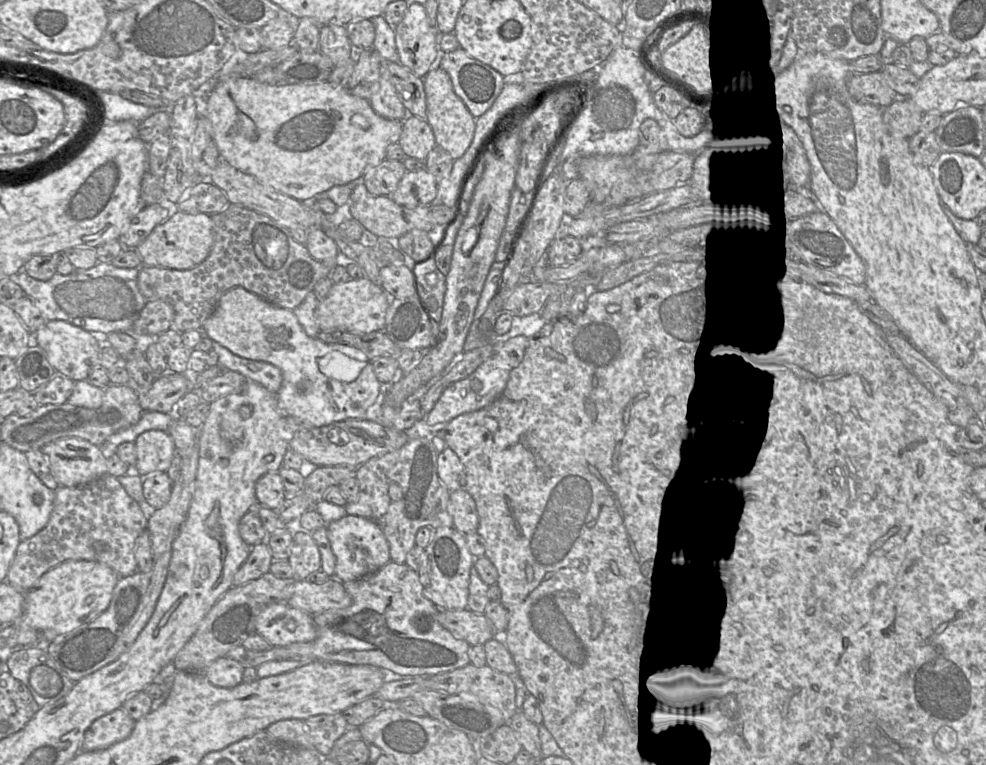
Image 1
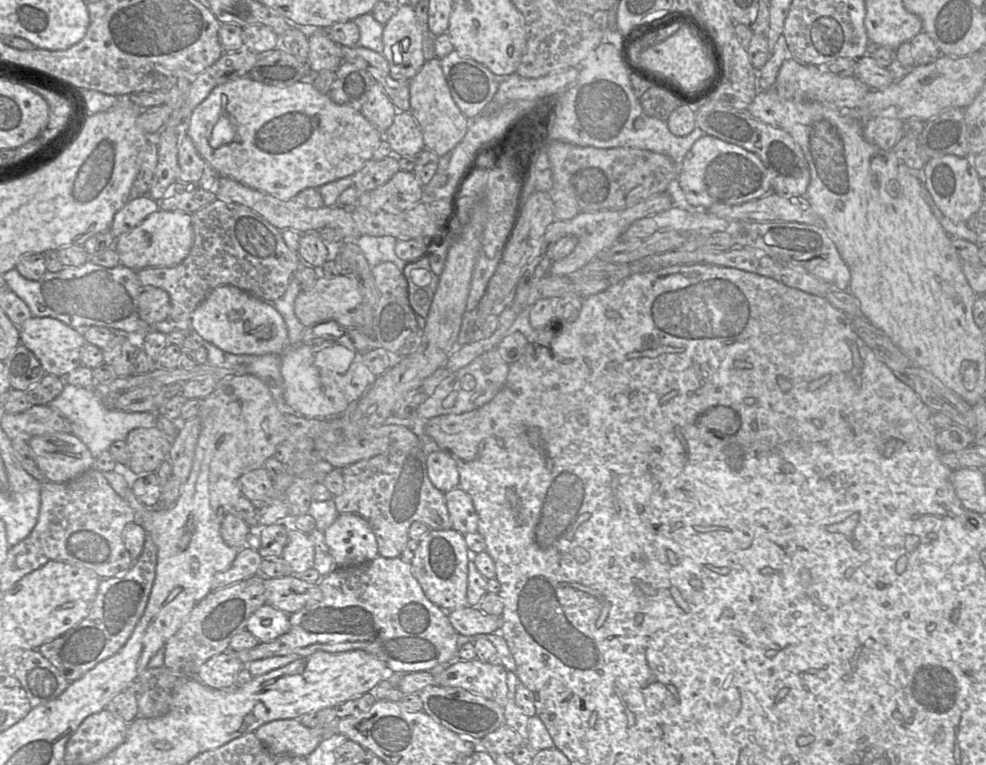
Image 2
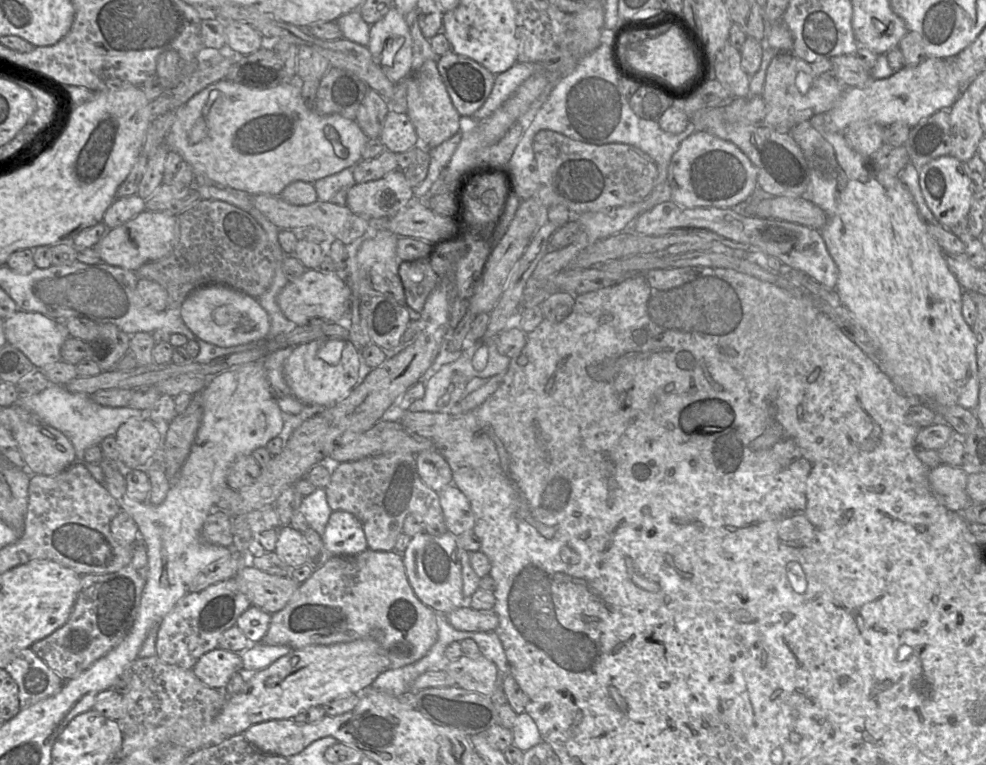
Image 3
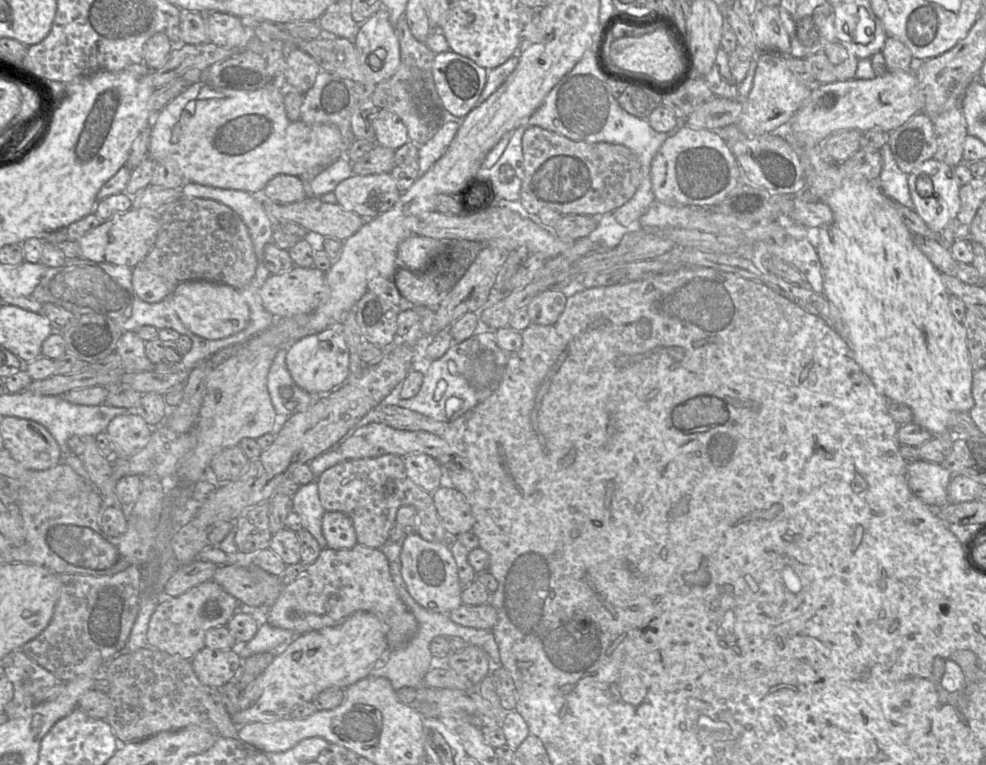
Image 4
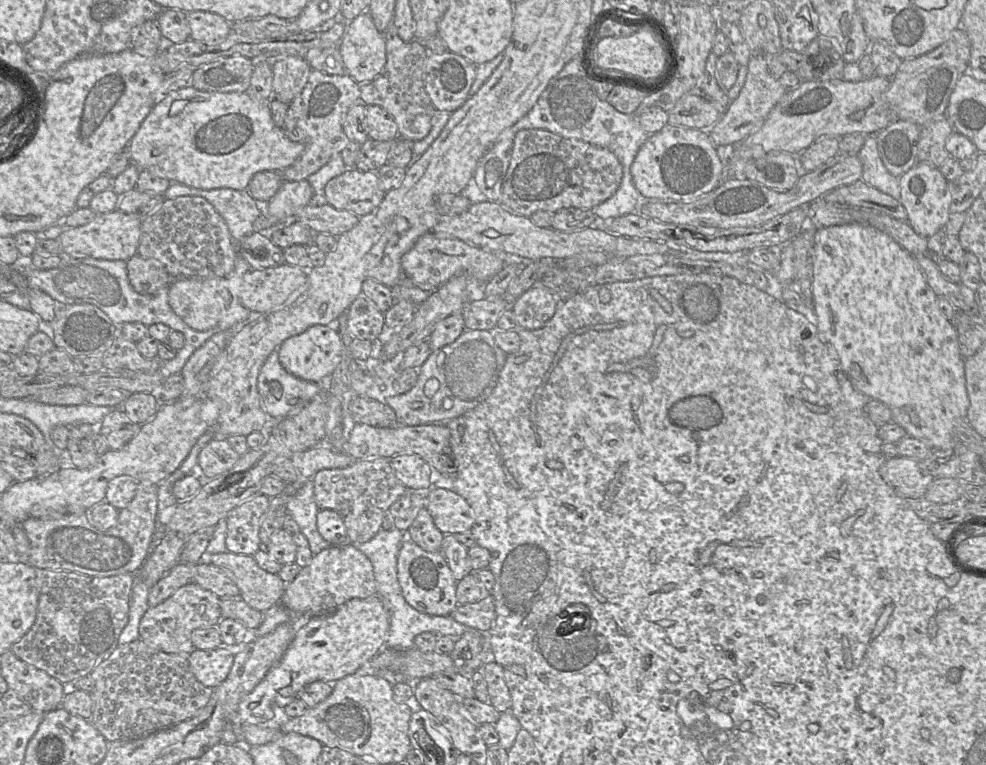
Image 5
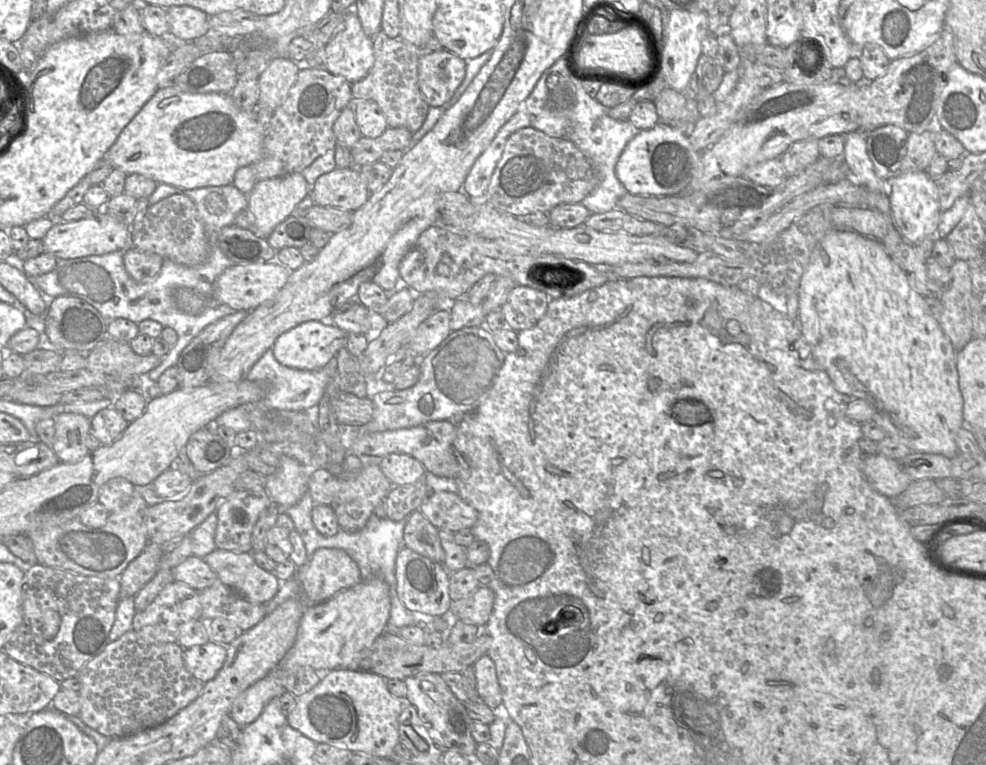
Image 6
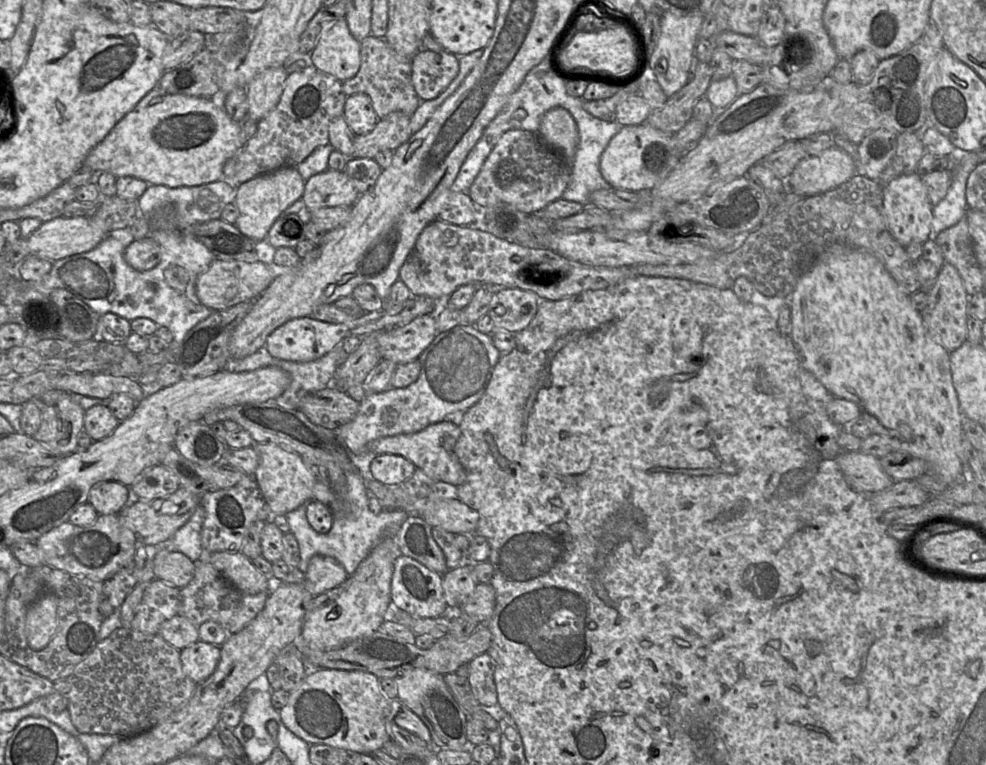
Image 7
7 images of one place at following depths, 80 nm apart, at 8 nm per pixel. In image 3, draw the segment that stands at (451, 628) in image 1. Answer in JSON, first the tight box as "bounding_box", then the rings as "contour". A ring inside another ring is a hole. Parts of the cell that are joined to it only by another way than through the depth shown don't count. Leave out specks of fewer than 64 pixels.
{"bounding_box":[447,604,499,632],"contour":[[[467,604],[447,614],[447,620],[453,628],[465,632],[495,632],[499,623],[493,610],[480,611]]]}

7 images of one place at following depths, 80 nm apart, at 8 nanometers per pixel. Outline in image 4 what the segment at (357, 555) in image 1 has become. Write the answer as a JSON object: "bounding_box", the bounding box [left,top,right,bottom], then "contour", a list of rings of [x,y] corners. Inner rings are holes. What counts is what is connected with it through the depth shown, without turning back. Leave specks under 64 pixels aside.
{"bounding_box":[322,511,357,549],"contour":[[[326,511],[322,518],[322,533],[327,548],[350,549],[357,544],[357,537],[350,518],[342,512]]]}

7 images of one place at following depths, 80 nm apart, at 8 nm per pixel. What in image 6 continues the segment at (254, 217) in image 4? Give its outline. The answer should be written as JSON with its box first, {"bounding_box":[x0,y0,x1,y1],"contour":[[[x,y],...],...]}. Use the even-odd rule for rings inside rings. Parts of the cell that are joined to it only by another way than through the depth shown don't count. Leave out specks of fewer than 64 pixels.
{"bounding_box":[148,184,248,249],"contour":[[[158,184],[148,197],[150,205],[175,194],[190,197],[203,222],[211,249],[215,246],[218,232],[234,225],[236,215],[248,207],[248,197],[233,184],[224,186],[202,187],[197,189],[180,189],[167,184]]]}

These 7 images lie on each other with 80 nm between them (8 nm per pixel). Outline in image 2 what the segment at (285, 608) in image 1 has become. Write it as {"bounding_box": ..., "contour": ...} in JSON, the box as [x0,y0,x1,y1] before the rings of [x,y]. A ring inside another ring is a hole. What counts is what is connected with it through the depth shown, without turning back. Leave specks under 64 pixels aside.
{"bounding_box":[247,604,290,643],"contour":[[[269,604],[257,609],[249,618],[247,631],[261,643],[269,643],[290,629],[289,614]]]}

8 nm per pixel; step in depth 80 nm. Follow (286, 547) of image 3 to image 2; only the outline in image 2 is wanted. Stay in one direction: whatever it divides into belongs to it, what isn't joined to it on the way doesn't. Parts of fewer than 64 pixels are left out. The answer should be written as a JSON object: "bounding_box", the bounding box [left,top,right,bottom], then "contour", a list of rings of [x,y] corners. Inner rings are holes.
{"bounding_box":[281,526,314,574],"contour":[[[285,526],[288,534],[288,542],[283,549],[281,558],[290,566],[293,574],[302,573],[312,569],[314,565],[314,545],[307,534],[295,530],[291,526]]]}

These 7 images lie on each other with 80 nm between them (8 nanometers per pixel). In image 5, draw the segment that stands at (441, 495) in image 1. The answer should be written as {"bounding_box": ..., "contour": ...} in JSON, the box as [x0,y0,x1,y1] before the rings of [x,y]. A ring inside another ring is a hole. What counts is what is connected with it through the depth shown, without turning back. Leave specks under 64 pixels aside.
{"bounding_box":[311,457,443,553],"contour":[[[384,457],[358,460],[346,468],[323,469],[318,471],[311,480],[314,484],[314,496],[319,509],[329,509],[339,513],[351,544],[365,543],[371,540],[382,529],[383,518],[391,505],[407,490],[415,490],[408,489],[401,483],[390,465],[389,458]],[[422,507],[415,520],[407,530],[407,537],[421,549],[442,553],[443,533],[435,526],[426,507]]]}

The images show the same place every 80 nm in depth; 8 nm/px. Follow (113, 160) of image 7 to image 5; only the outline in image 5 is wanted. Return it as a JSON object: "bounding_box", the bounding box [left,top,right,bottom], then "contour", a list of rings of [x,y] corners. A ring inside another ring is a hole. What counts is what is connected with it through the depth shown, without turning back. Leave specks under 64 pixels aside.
{"bounding_box":[127,86,304,190],"contour":[[[186,86],[154,106],[128,143],[127,151],[131,165],[150,170],[172,183],[203,190],[245,190],[256,173],[280,172],[289,167],[302,155],[304,146],[289,139],[283,129],[274,123],[269,103],[257,102],[245,92],[206,92]]]}

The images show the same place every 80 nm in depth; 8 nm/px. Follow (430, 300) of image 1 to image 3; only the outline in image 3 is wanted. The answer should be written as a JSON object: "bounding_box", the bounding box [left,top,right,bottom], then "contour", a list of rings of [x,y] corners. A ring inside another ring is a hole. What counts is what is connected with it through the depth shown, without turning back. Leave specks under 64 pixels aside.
{"bounding_box":[398,259,441,313],"contour":[[[427,259],[399,262],[398,274],[404,287],[406,305],[414,312],[420,313],[428,296],[441,279]]]}

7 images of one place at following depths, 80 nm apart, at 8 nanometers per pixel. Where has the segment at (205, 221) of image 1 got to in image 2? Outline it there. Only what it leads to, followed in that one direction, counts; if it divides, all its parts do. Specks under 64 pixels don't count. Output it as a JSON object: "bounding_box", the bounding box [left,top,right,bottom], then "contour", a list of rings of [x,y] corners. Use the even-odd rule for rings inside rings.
{"bounding_box":[115,210,194,271],"contour":[[[158,210],[139,225],[115,239],[120,264],[135,271],[147,267],[172,267],[180,264],[190,253],[194,233],[191,213]]]}

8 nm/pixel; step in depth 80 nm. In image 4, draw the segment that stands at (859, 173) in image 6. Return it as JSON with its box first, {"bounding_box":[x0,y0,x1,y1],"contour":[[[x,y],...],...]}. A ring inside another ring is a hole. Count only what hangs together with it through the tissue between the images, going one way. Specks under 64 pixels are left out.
{"bounding_box":[877,144,915,211],"contour":[[[884,144],[879,152],[882,156],[882,170],[877,182],[881,190],[896,203],[915,211],[908,187],[908,175],[897,166],[889,145]]]}

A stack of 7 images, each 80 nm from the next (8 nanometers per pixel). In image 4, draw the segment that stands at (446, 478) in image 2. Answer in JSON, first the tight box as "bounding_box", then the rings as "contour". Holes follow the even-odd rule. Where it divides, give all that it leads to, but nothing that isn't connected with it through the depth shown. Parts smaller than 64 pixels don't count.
{"bounding_box":[402,453,443,493],"contour":[[[423,453],[402,457],[407,475],[416,485],[429,493],[440,487],[443,468],[433,457]]]}

